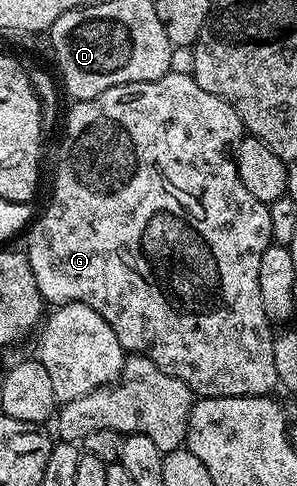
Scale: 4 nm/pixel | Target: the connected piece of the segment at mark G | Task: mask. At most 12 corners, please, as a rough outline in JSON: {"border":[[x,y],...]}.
{"border":[[192,76],[65,120],[25,257],[198,397],[270,395],[269,205]]}

